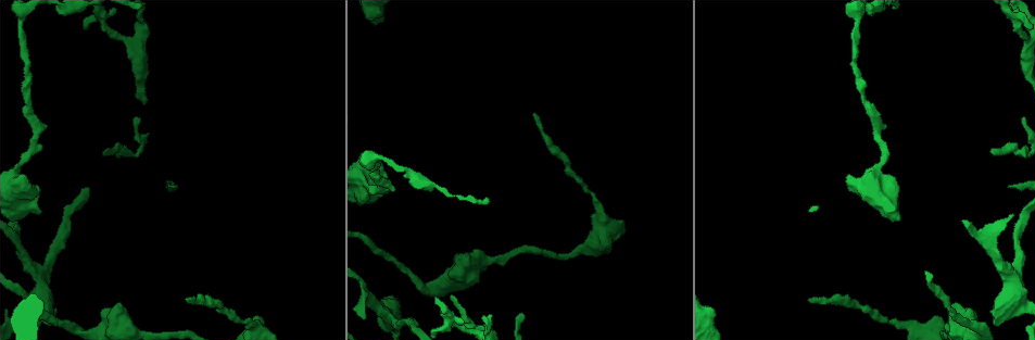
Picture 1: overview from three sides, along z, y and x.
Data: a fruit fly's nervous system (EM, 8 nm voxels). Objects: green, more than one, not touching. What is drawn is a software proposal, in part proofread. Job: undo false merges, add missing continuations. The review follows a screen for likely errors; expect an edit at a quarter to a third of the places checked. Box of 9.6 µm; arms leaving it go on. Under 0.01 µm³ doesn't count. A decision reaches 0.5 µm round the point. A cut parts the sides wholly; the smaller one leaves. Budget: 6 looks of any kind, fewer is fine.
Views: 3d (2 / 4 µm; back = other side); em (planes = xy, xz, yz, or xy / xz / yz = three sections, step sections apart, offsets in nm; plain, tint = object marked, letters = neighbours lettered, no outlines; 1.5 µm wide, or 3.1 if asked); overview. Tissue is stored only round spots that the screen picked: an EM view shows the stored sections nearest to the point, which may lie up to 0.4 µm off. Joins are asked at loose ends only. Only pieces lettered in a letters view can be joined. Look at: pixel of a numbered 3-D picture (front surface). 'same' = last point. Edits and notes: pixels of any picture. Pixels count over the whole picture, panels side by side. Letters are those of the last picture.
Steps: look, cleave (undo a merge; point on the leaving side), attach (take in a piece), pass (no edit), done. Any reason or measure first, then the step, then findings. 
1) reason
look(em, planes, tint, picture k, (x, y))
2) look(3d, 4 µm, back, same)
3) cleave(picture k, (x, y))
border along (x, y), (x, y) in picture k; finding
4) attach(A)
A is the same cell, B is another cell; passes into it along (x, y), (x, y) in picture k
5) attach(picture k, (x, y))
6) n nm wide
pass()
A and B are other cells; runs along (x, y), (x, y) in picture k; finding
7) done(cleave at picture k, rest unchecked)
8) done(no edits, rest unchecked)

an open end
look(em, planes, letters, picture 1, (39, 211))

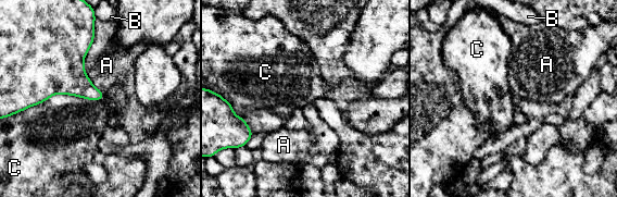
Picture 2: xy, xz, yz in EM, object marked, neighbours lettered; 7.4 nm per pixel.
pass()
A, B and C are other cells; border along (105, 96), (53, 94), (23, 111) in picture 2; none of them fits

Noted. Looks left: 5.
a narrow waist
look(3d, 2 µm, picture 1, (887, 319))

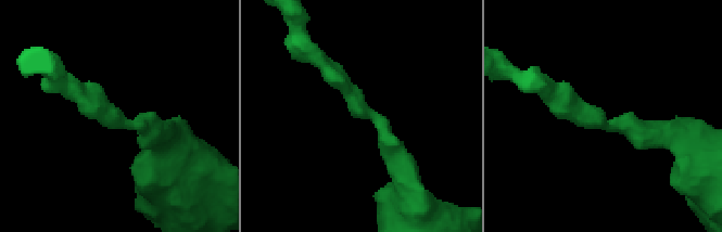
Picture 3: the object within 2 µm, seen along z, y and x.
arms of 170, 220 nm; now the EM
look(em, planes, letters, picture 3, (596, 123))

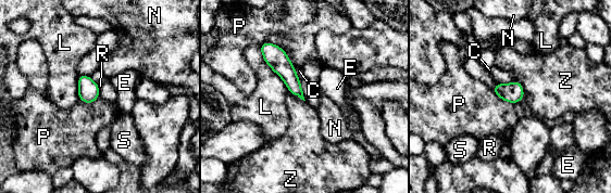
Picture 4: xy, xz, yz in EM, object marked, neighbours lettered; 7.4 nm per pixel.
80 nm wide
pass()
C, E, L, N, P, R, S and Z are other cells; border along (259, 46), (273, 42), (287, 55) in picture 4; continuous, no second neuron

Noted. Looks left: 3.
branch stops here
look(3d, 2 µm, picture 1, (451, 296))

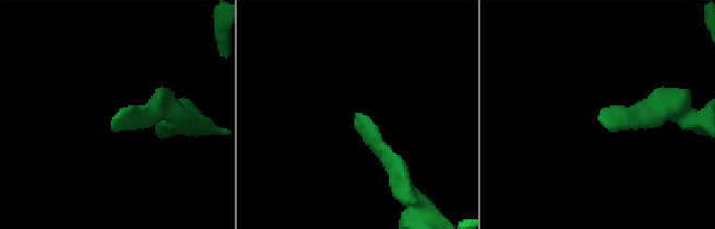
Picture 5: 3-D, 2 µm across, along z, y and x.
look(em, yz, step 4, tint, picture 5, (359, 113))

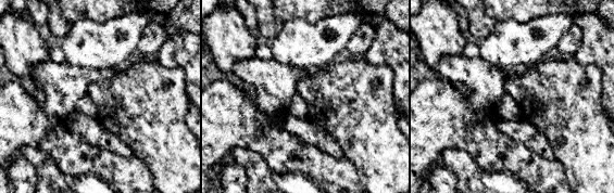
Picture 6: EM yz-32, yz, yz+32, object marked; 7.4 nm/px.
look(em, planes, letters, same)

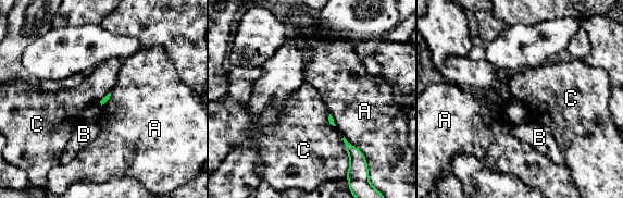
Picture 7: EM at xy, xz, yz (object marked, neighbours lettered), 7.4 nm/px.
C touches over 220 nm
pass()
A, B and C are other cells; border along (344, 136), (363, 155) in picture 7; no lettered piece goes on from it

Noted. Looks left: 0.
done(no edits, rest unchecked)

